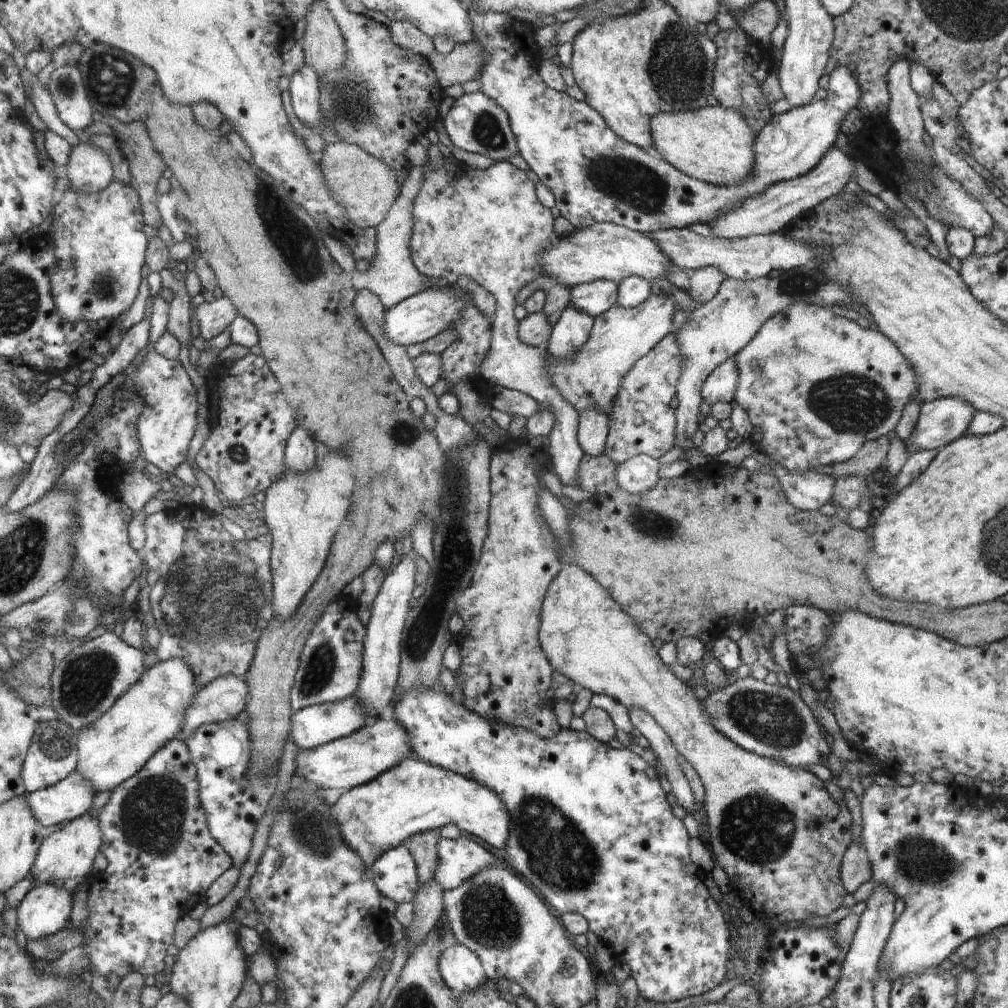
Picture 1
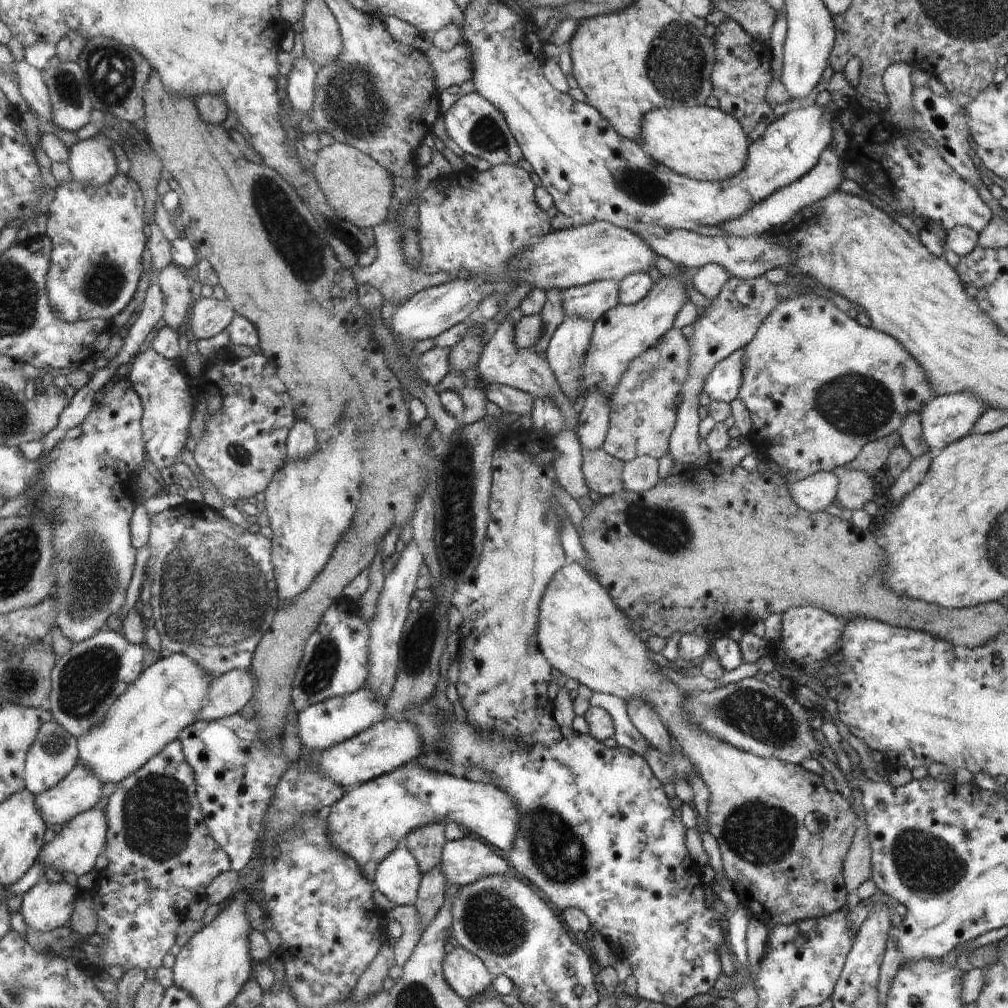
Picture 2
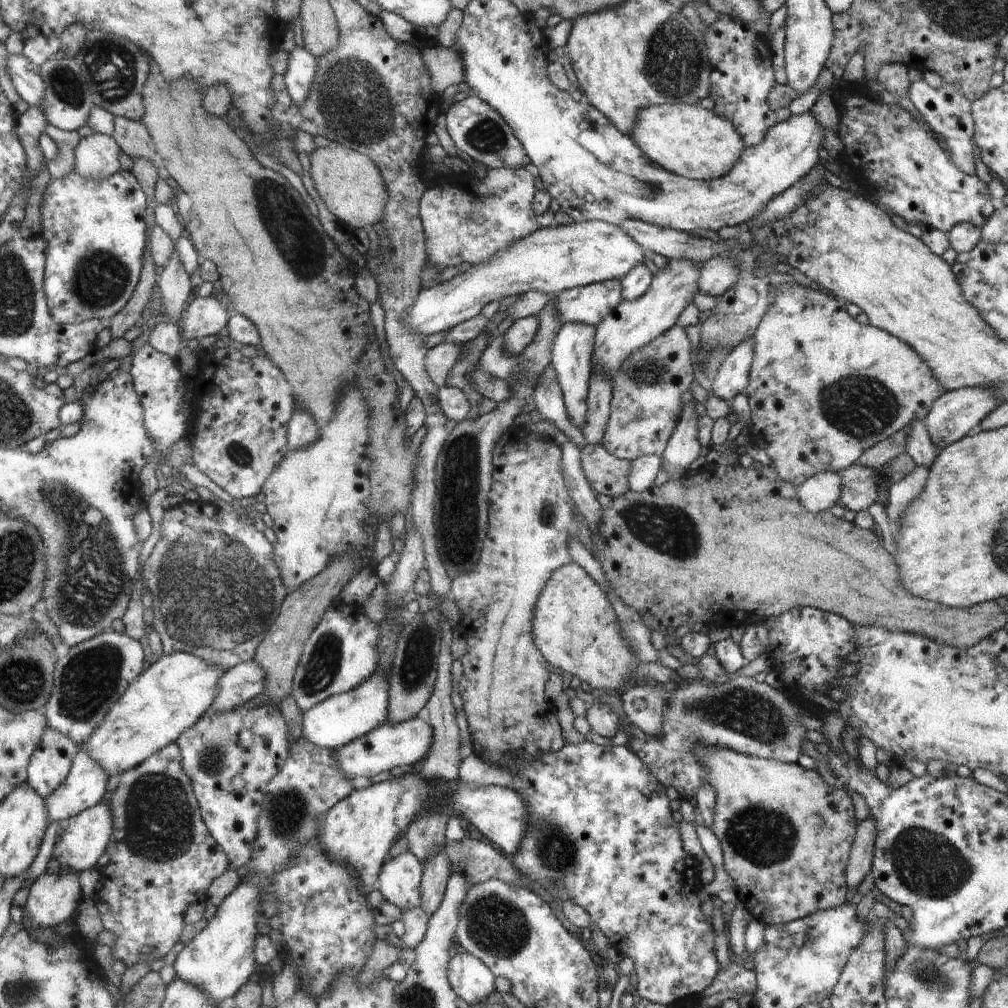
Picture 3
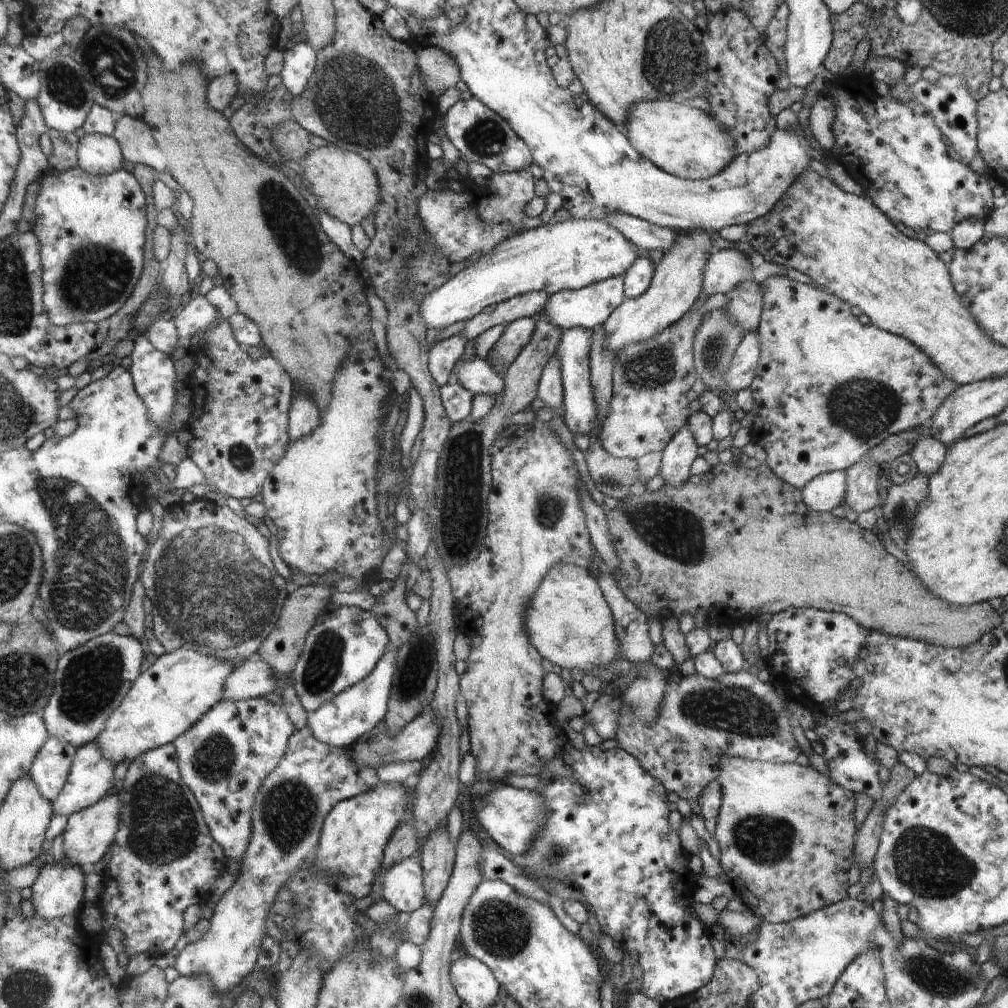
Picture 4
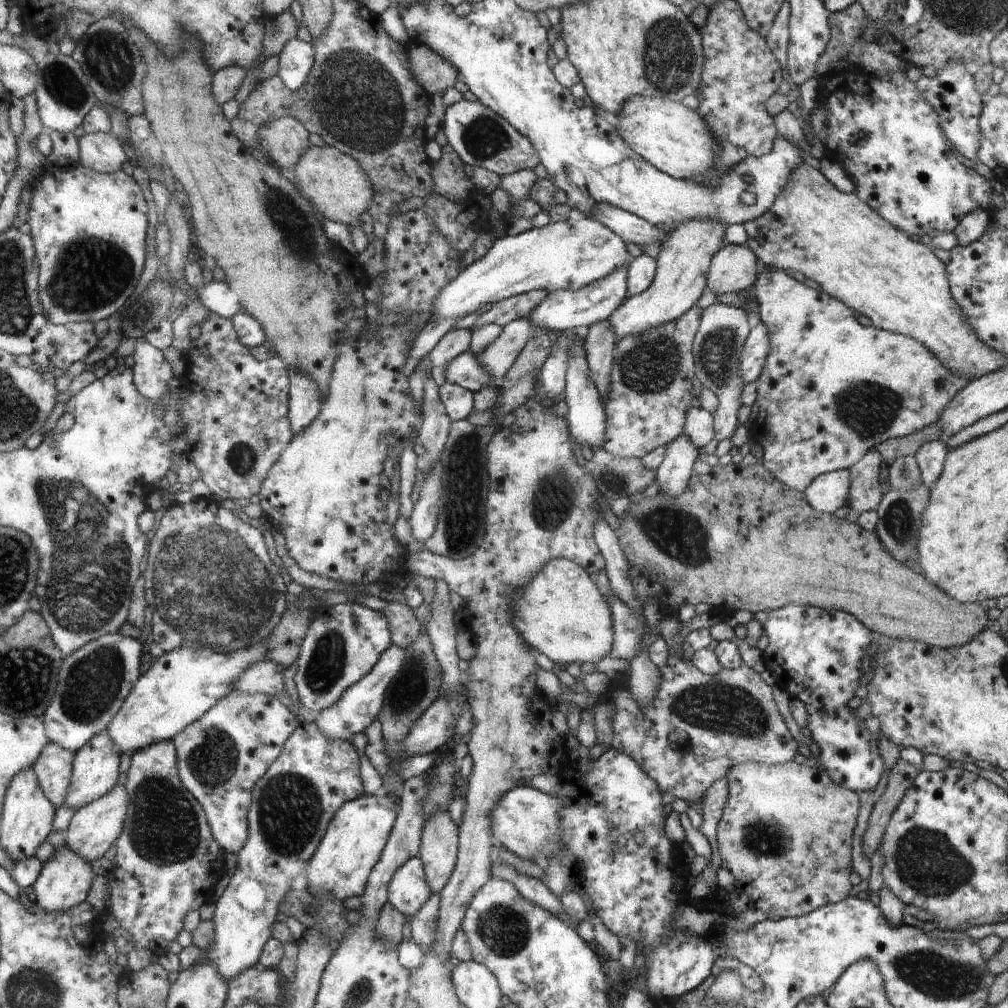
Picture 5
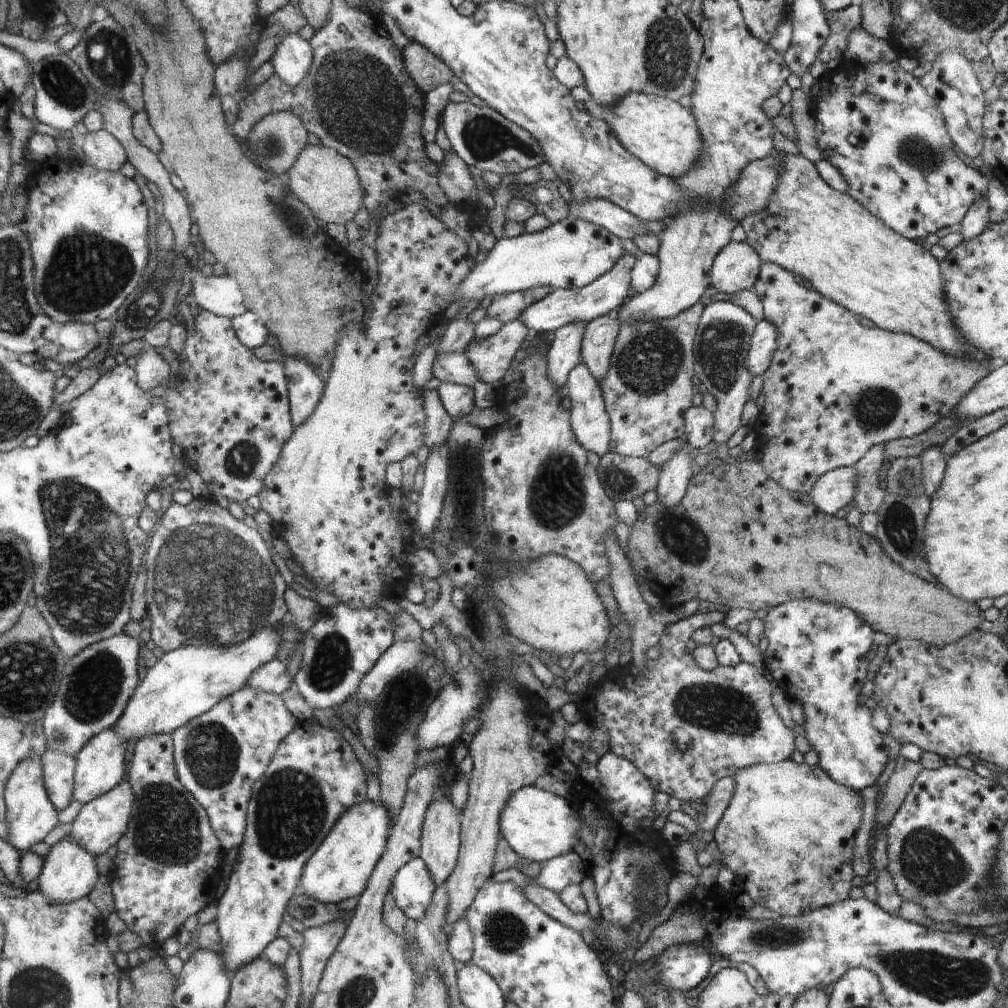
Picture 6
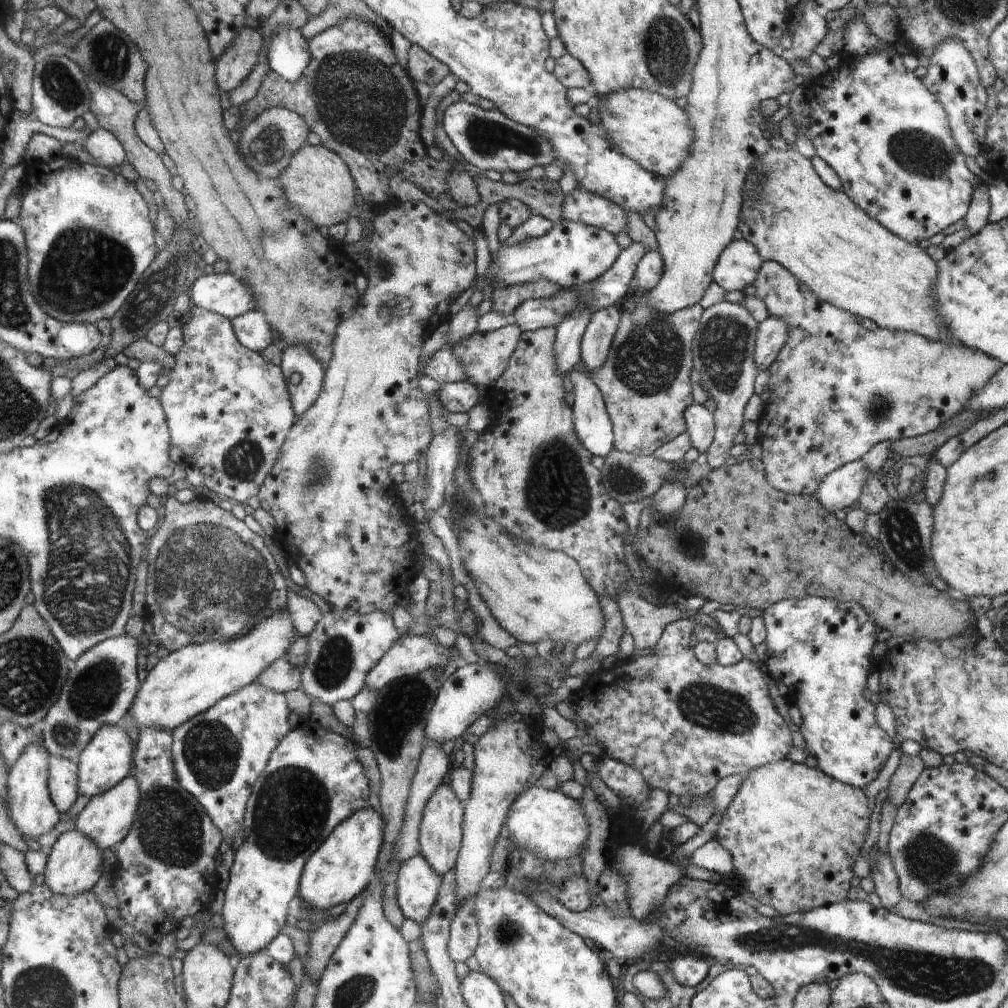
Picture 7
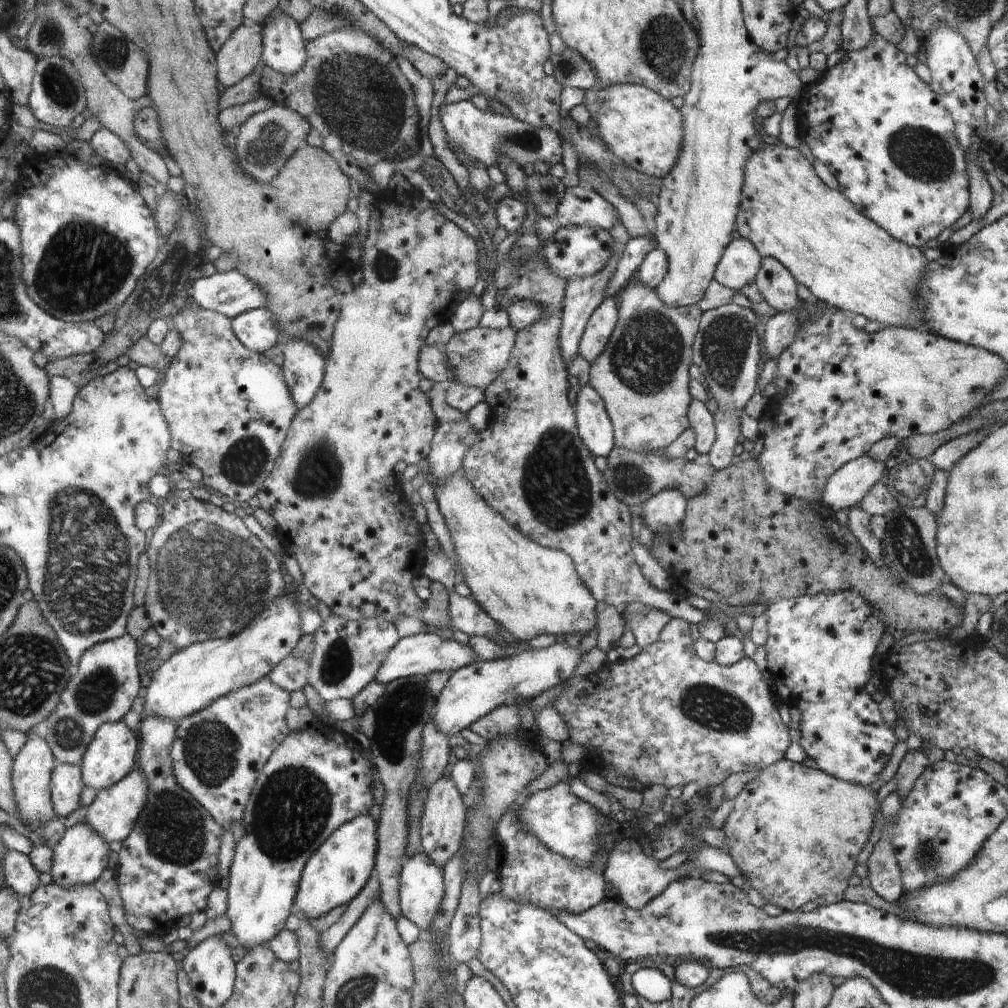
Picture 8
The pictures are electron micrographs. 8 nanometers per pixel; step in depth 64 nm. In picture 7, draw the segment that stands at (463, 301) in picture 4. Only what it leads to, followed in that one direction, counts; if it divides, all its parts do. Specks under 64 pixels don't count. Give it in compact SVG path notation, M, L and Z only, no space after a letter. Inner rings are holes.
M560 219L552 230L539 238L528 238L510 247L501 247L497 253L494 268L495 285L523 285L530 281L548 279L559 284L562 289L574 290L576 285L584 285L602 277L615 264L622 252L611 231L584 223Z

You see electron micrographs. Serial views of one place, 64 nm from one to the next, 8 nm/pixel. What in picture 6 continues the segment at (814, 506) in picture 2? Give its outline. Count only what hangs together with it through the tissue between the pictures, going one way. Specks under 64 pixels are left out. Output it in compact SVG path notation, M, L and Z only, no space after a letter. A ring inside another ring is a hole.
M854 465L824 473L808 496L821 511L834 515L855 498L858 474Z

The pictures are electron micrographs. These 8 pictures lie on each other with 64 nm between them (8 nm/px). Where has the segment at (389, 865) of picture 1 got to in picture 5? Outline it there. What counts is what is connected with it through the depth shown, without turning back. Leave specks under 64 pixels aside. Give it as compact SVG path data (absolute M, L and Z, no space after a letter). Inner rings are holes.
M412 857L404 862L392 877L388 885L389 903L406 916L415 917L422 907L431 899L423 862L419 857Z

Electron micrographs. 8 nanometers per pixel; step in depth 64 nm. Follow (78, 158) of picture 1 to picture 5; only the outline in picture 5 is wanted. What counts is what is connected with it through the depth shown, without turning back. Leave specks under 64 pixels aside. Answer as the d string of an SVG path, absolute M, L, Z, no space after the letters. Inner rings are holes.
M86 133L80 139L81 163L100 173L116 173L129 162L122 141L115 134Z

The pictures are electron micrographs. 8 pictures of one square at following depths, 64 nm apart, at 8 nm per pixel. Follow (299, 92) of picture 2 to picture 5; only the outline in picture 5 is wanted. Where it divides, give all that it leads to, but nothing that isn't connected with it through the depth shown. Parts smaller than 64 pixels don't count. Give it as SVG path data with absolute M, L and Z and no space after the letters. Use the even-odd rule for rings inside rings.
M298 37L291 38L277 57L279 62L277 75L282 79L284 88L290 91L298 90L306 82L314 64L313 44Z

